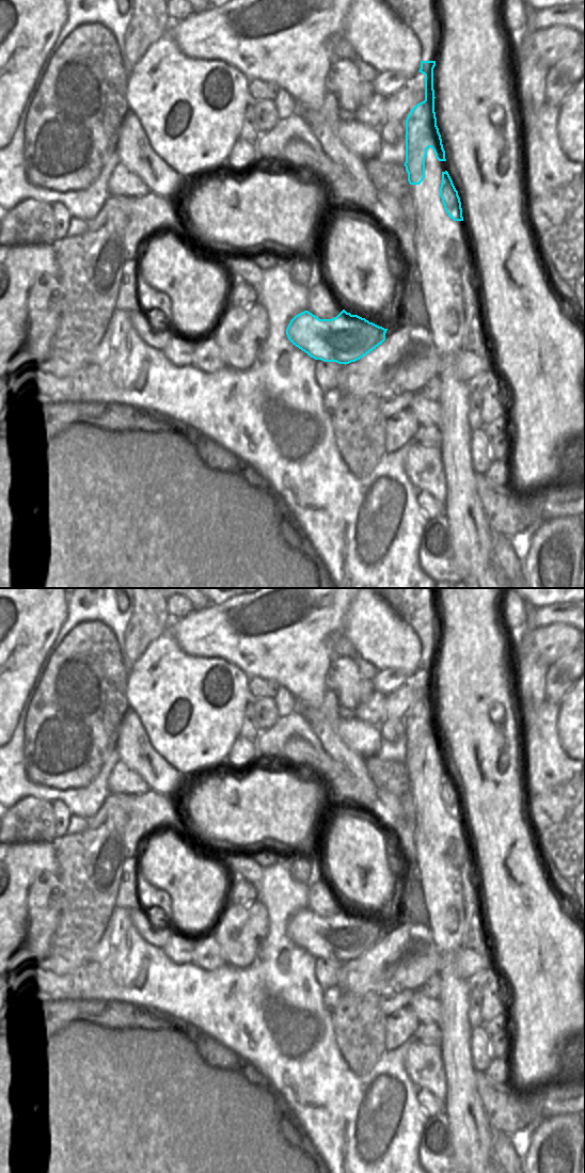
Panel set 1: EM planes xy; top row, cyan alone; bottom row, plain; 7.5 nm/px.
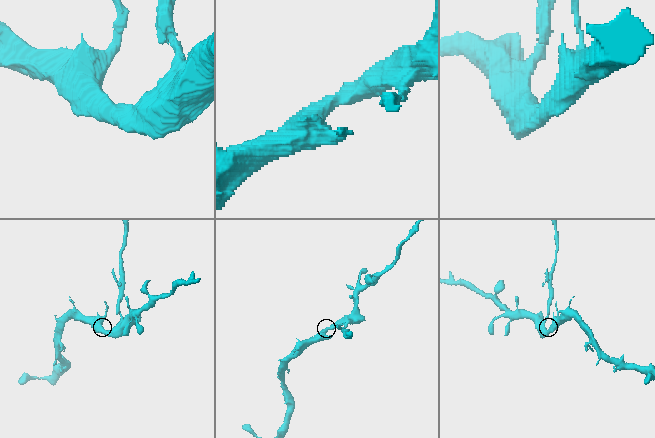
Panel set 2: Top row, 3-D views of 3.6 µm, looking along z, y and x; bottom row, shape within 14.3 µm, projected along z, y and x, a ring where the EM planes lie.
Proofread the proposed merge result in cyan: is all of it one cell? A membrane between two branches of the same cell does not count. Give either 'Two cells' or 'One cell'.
Two cells

